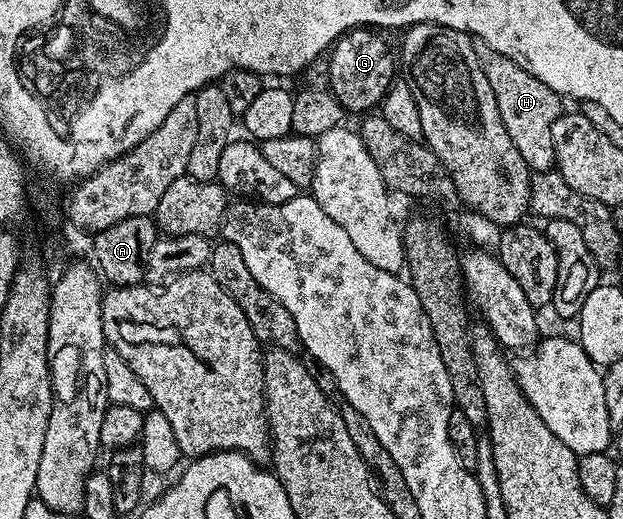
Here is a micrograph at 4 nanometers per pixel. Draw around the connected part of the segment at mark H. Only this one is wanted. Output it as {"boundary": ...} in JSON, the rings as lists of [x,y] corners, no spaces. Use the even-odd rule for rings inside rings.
{"boundary":[[[474,38],[474,47],[484,68],[484,76],[488,76],[488,84],[492,84],[492,93],[496,95],[496,108],[500,108],[500,120],[504,120],[504,128],[508,128],[512,144],[516,144],[520,156],[524,156],[531,171],[555,169],[552,126],[564,112],[563,99],[552,88],[548,88],[544,80],[536,80],[532,72],[520,68],[520,64],[508,60],[508,56],[484,44],[484,40]]]}

